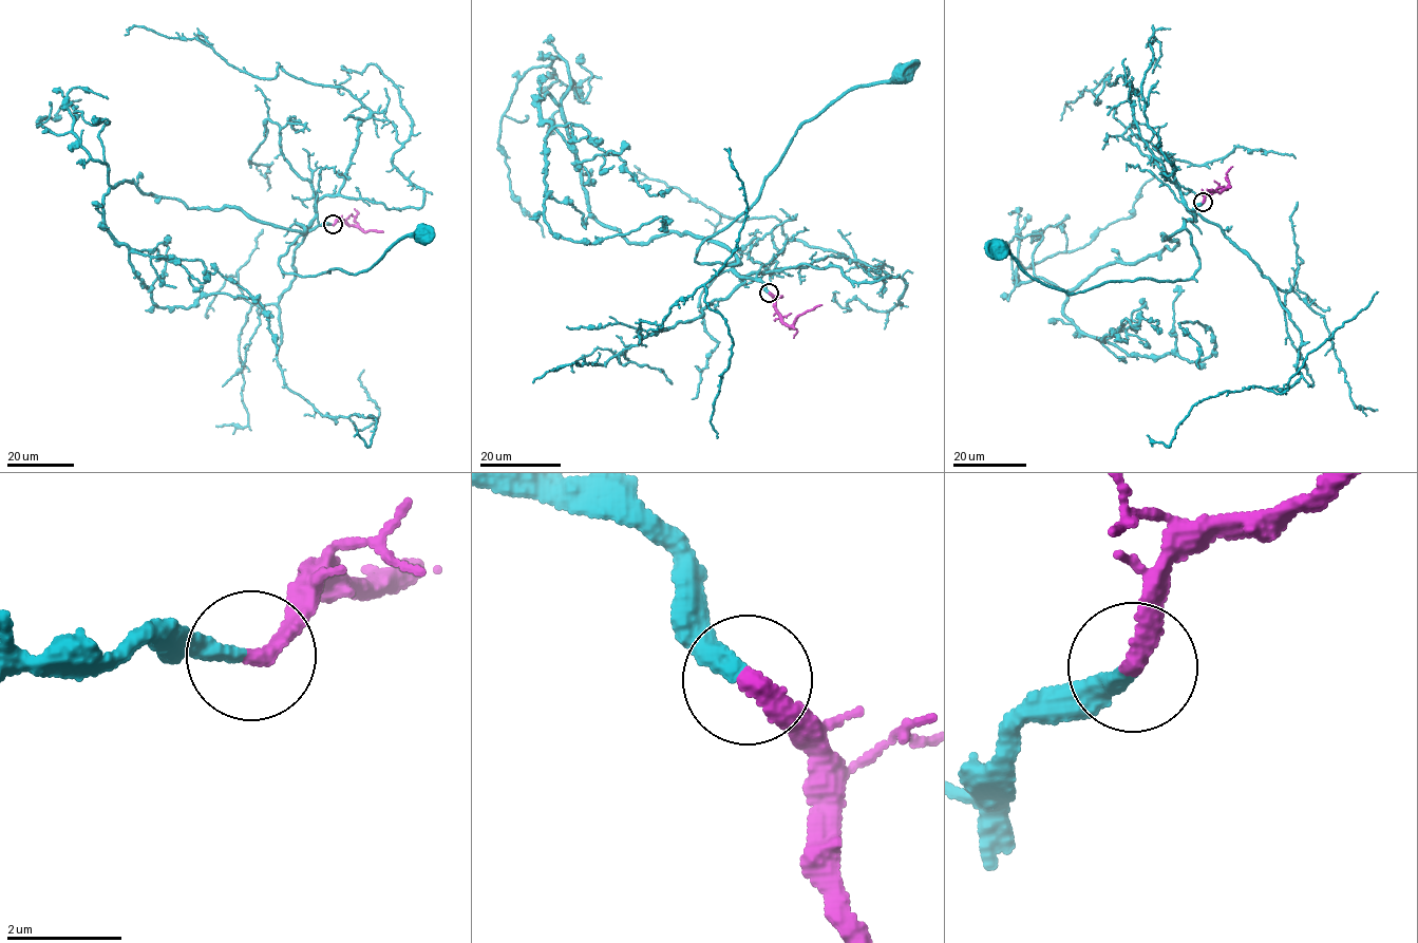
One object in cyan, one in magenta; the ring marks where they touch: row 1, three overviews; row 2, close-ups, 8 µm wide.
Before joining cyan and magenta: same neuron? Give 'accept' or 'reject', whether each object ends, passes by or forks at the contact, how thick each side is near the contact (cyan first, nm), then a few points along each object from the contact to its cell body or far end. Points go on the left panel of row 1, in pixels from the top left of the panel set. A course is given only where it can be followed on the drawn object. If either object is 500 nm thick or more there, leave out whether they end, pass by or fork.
accept | cyan ends | magenta ends | 320/300 nm | cyan via (333, 224), (298, 223), (303, 232), (279, 260), (285, 274), (357, 274), (420, 234) | magenta via (333, 225), (337, 220), (364, 231), (382, 232)

